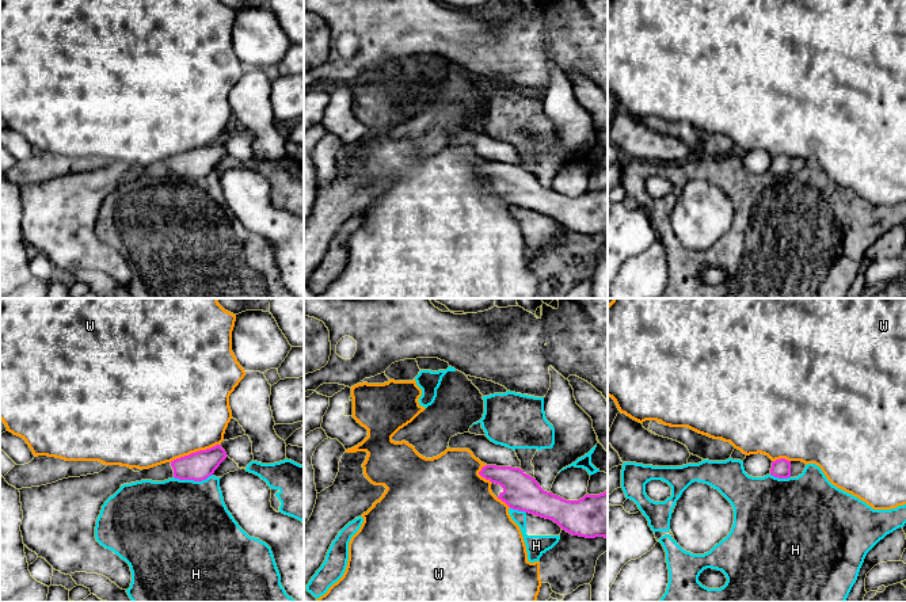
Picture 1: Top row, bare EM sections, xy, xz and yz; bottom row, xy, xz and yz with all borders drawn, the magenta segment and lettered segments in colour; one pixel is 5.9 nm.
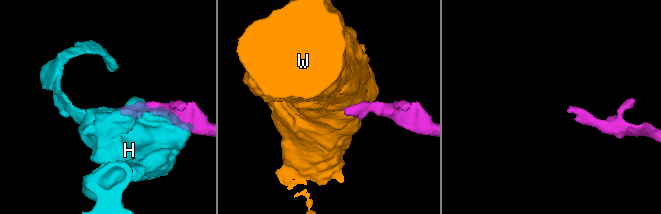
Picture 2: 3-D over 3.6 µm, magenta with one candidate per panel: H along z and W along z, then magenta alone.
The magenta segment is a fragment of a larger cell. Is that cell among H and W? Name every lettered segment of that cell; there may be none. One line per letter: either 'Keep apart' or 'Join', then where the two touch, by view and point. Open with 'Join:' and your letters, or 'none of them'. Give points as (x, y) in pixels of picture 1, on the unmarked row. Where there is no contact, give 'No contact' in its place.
Join: none of them
H: Keep apart. Touches magenta at xy (193, 175)
W: Keep apart. Touches magenta at xy (195, 148)

